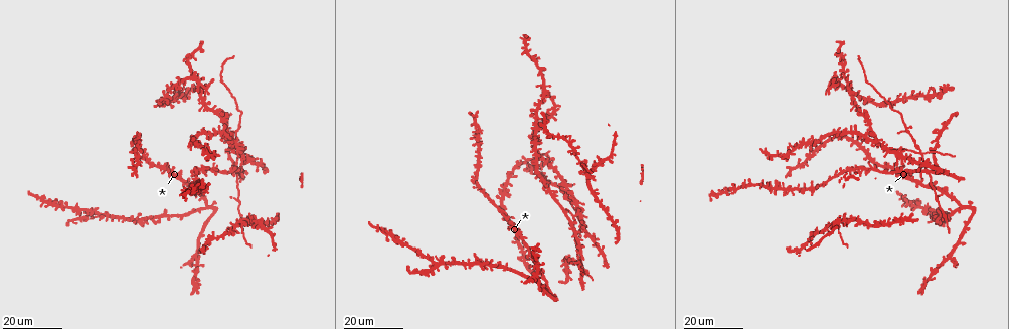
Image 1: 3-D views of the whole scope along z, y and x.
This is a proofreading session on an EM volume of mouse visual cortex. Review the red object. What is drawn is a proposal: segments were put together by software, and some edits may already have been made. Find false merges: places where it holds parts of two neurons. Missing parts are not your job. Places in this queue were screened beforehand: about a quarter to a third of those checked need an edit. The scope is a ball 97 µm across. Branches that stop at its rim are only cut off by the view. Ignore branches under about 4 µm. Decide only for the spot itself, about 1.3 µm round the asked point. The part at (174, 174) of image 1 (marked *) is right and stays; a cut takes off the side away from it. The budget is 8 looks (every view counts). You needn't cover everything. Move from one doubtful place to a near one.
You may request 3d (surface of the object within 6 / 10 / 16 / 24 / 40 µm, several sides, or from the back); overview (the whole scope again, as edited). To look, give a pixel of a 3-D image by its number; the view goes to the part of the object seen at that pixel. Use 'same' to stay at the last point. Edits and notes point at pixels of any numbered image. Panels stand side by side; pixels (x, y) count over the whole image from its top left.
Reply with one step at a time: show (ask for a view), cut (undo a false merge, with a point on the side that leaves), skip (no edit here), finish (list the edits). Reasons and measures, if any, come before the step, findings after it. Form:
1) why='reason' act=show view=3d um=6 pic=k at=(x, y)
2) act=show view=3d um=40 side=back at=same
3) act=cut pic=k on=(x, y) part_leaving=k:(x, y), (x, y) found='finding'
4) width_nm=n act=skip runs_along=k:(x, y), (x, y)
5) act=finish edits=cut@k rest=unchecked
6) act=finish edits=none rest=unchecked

act=show view=3d um=16 pic=1 at=(850, 222)

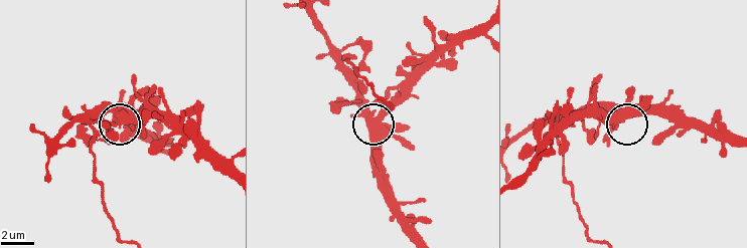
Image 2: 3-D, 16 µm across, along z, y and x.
why='zoom in' act=show view=3d um=6 pic=2 at=(382, 120)

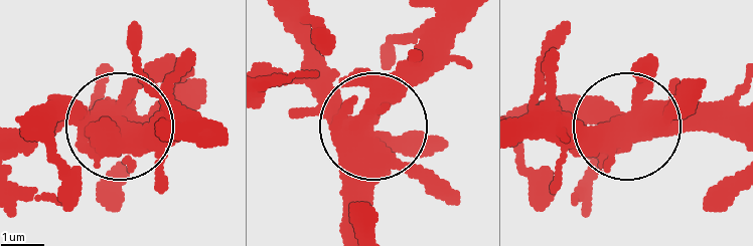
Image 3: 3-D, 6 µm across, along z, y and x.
side_arm_um=40 act=skip found='all the same neuron'

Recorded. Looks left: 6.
act=show view=3d um=24 pic=1 at=(834, 229)

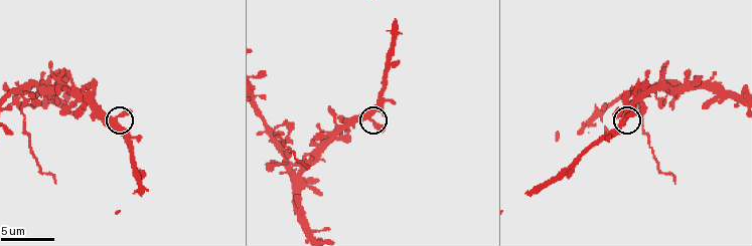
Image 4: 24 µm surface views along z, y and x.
why='closer look' act=show view=3d um=6 pic=4 at=(117, 119)

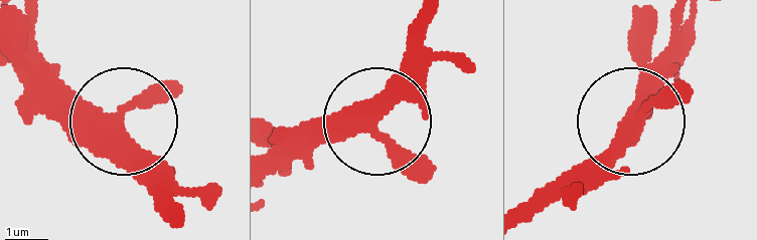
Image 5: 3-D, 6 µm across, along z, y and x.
act=skip runs_along=5:(271, 173), (368, 130), (430, 65) found='continuous, no second neuron'

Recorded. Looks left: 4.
why='three-way junction' act=show view=3d um=10 pic=4 at=(25, 102)

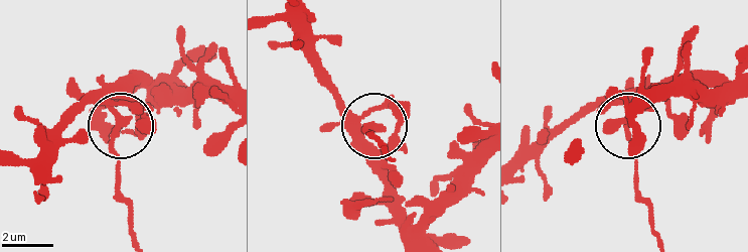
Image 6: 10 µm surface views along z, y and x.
width_nm=190 act=cut pic=6 on=(366, 127) part_leaving=6:(108, 107), (114, 124), (114, 190), (129, 235) found='two neurons meet here'

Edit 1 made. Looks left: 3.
why='branch point' act=show view=3d um=24 pic=1 at=(936, 200)

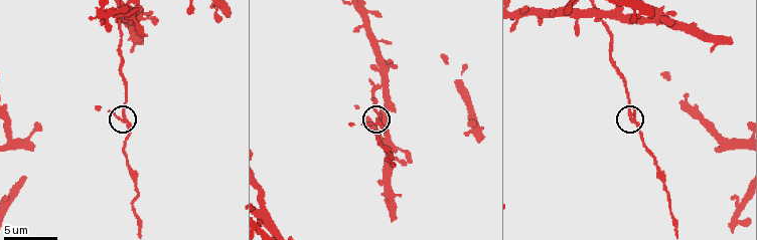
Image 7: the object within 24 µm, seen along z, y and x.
act=show view=3d um=6 pic=7 at=(124, 119)

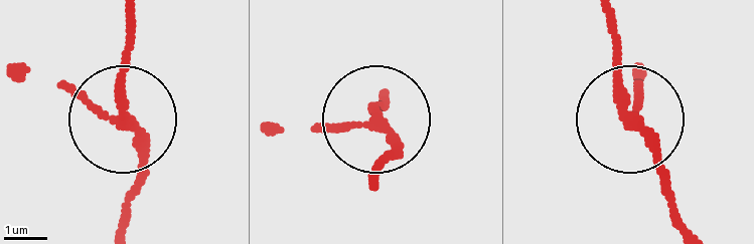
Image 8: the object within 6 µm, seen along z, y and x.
side_arm_um=14 act=skip found='continuous, no second neuron'

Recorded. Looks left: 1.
act=finish edits=cut@6 rest=unchecked

